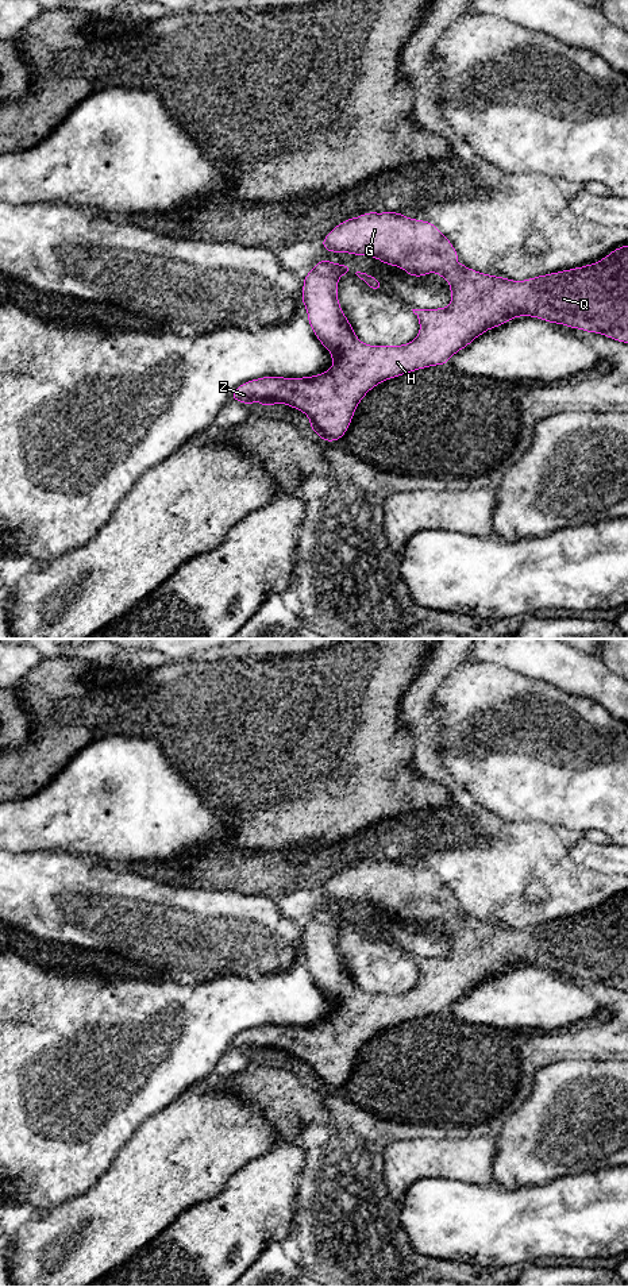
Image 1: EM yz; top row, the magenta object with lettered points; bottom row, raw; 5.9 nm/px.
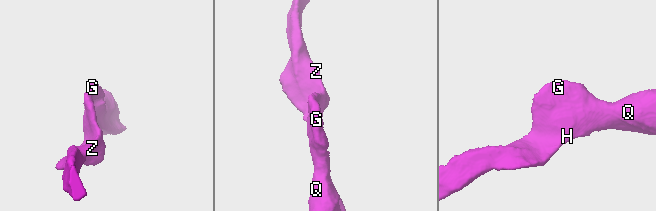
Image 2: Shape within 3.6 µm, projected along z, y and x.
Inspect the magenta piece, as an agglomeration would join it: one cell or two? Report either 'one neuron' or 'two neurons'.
one neuron

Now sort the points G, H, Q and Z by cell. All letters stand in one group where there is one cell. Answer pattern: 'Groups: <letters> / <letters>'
Groups: G H Q Z

